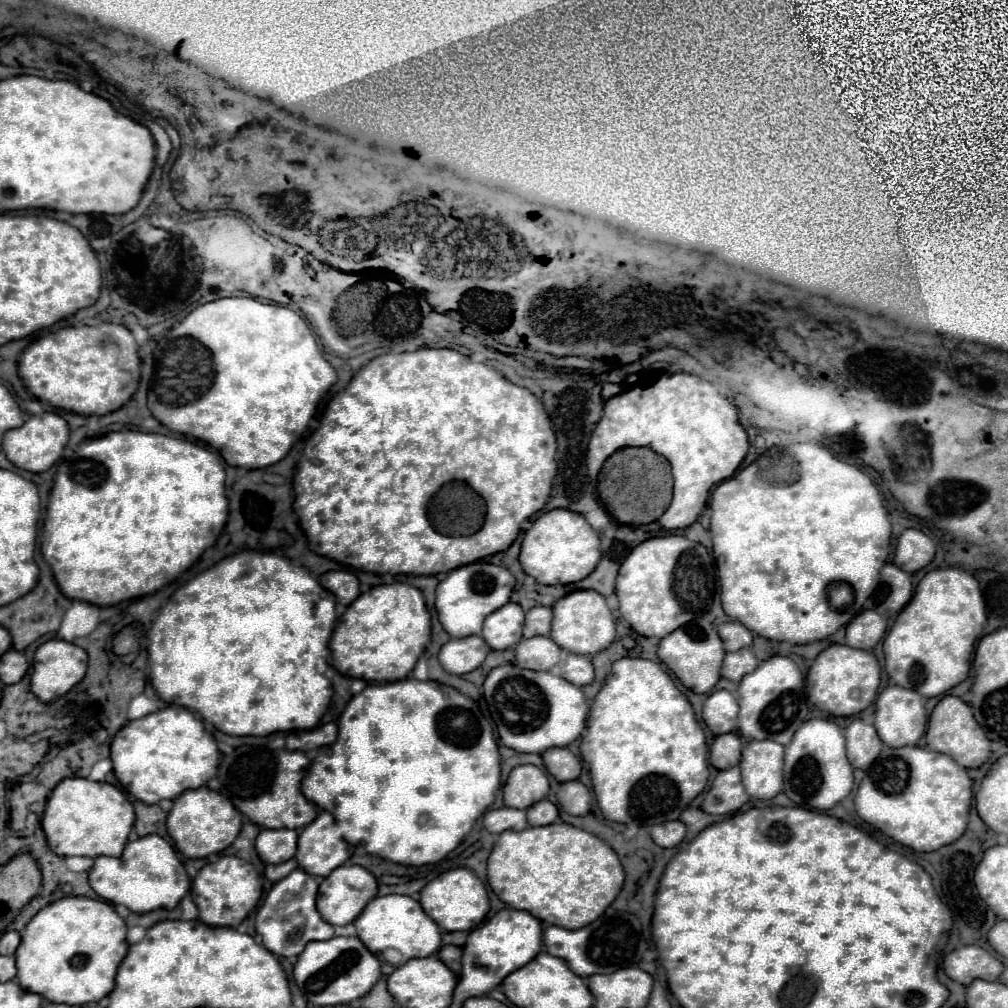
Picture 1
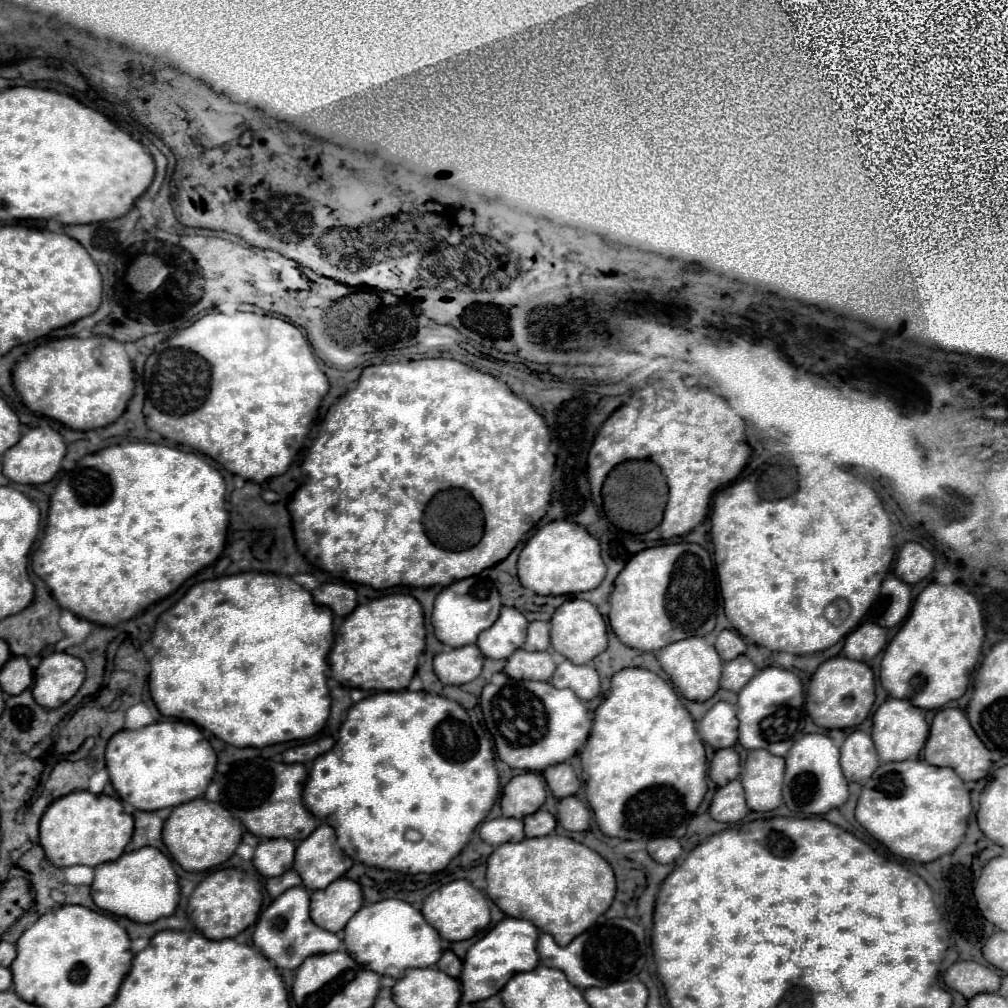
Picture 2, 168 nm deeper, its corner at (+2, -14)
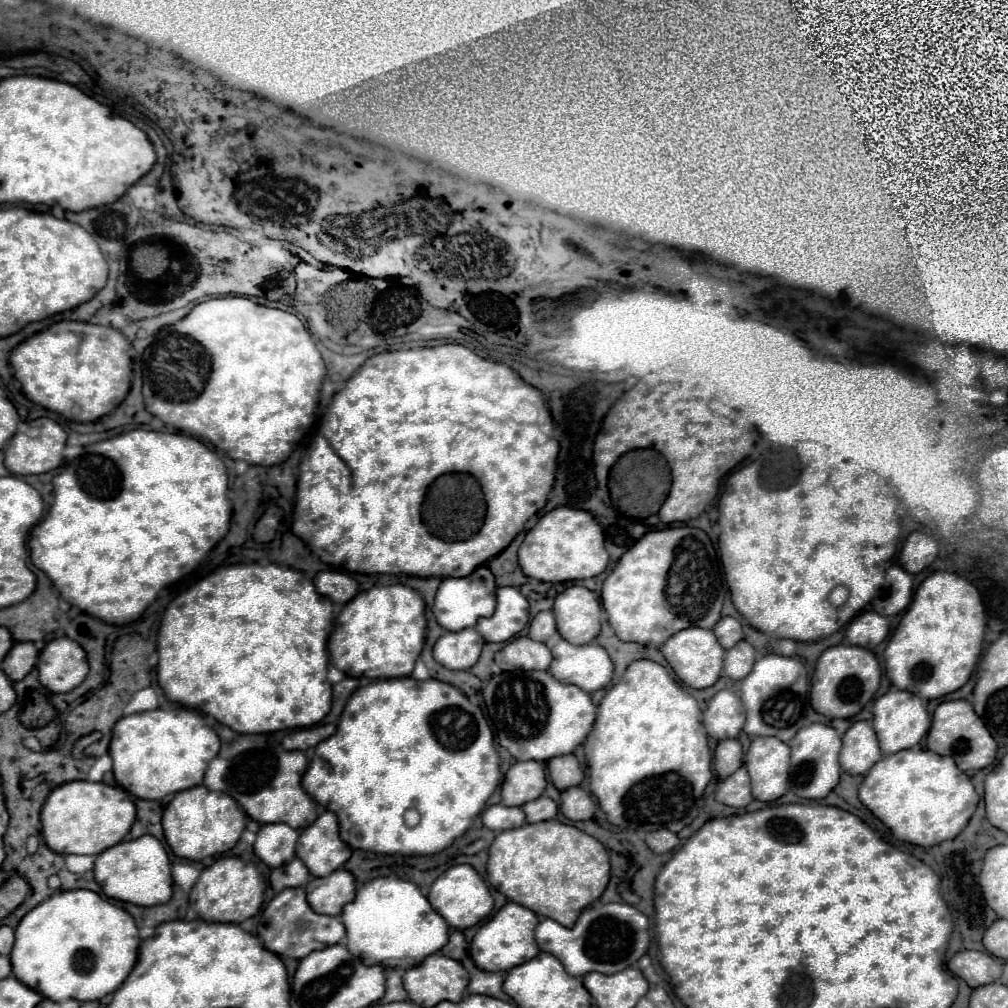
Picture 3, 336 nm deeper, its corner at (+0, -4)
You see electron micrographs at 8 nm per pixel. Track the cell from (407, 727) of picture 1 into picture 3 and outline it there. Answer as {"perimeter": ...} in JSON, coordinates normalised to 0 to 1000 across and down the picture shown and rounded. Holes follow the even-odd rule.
{"perimeter":[[[408,671],[374,674],[364,681],[360,681],[360,683],[354,683],[348,688],[348,692],[346,692],[346,696],[340,704],[340,728],[338,728],[338,714],[336,714],[334,726],[330,730],[326,730],[324,734],[314,738],[313,750],[311,750],[305,766],[301,768],[299,780],[314,798],[318,798],[320,802],[334,808],[338,833],[344,835],[348,841],[368,843],[368,845],[374,845],[374,847],[424,849],[424,847],[432,847],[432,845],[441,843],[443,839],[449,837],[451,831],[459,829],[461,823],[471,813],[471,810],[481,802],[483,792],[497,778],[499,769],[495,761],[495,748],[493,748],[491,738],[489,738],[489,732],[489,725],[483,718],[477,702],[469,700],[455,683],[451,683],[447,679],[441,679],[441,677],[436,677],[436,675],[412,675]]]}

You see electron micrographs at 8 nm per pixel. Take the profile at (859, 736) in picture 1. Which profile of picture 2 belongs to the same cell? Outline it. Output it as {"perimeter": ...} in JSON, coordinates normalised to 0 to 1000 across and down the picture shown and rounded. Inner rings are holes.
{"perimeter":[[[848,724],[834,740],[834,762],[842,776],[858,776],[870,764],[872,752],[860,726]]]}

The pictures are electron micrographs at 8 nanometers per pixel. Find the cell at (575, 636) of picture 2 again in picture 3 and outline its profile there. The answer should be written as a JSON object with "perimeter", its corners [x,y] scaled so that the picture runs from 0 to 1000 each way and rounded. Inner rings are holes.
{"perimeter":[[[564,581],[551,593],[549,609],[553,625],[566,639],[584,639],[596,625],[596,599],[590,587],[578,581]]]}

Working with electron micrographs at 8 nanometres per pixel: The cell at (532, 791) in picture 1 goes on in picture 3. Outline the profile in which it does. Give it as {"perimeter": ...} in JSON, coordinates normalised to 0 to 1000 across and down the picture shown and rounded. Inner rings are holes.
{"perimeter":[[[511,756],[497,778],[497,792],[501,800],[519,800],[535,792],[541,784],[541,760],[537,756]]]}

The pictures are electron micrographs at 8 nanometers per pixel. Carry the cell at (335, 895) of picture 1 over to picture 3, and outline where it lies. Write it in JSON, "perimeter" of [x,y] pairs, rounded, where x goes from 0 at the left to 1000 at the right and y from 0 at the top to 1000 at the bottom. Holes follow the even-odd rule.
{"perimeter":[[[336,861],[328,869],[309,871],[303,879],[303,885],[305,895],[313,905],[334,909],[340,897],[352,889],[352,871],[348,865]]]}

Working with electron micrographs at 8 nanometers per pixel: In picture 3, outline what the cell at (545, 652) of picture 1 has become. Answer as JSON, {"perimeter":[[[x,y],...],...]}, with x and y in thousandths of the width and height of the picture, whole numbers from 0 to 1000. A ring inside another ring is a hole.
{"perimeter":[[[515,631],[491,649],[491,659],[501,667],[543,665],[547,659],[547,647],[541,639],[535,639],[523,631]]]}

